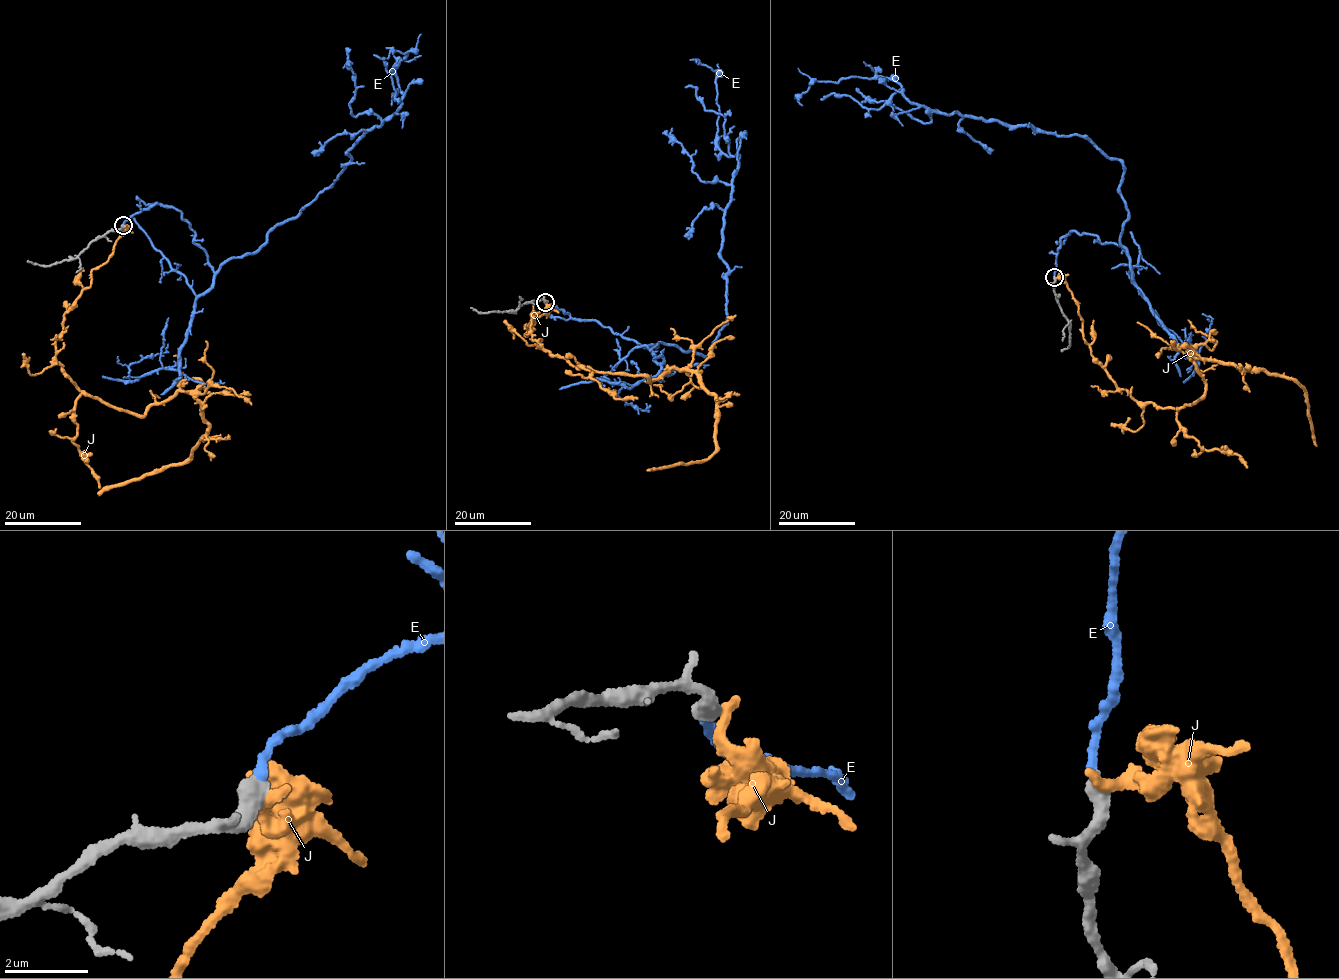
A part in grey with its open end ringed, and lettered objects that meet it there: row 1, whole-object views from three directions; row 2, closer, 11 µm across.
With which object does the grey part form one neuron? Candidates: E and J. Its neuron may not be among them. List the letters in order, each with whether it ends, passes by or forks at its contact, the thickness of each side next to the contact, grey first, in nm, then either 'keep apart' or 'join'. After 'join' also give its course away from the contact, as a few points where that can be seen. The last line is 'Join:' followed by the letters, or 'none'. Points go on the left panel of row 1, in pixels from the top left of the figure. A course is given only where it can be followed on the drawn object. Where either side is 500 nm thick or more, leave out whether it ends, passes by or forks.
E: it ends; calibres 400 and 200 nm; join; course (123, 225), (156, 203), (175, 207), (216, 272), (257, 250), (399, 106), (394, 68), (411, 49), (387, 58)
J: it ends; calibres 460 and 340 nm; keep apart
Join: E

